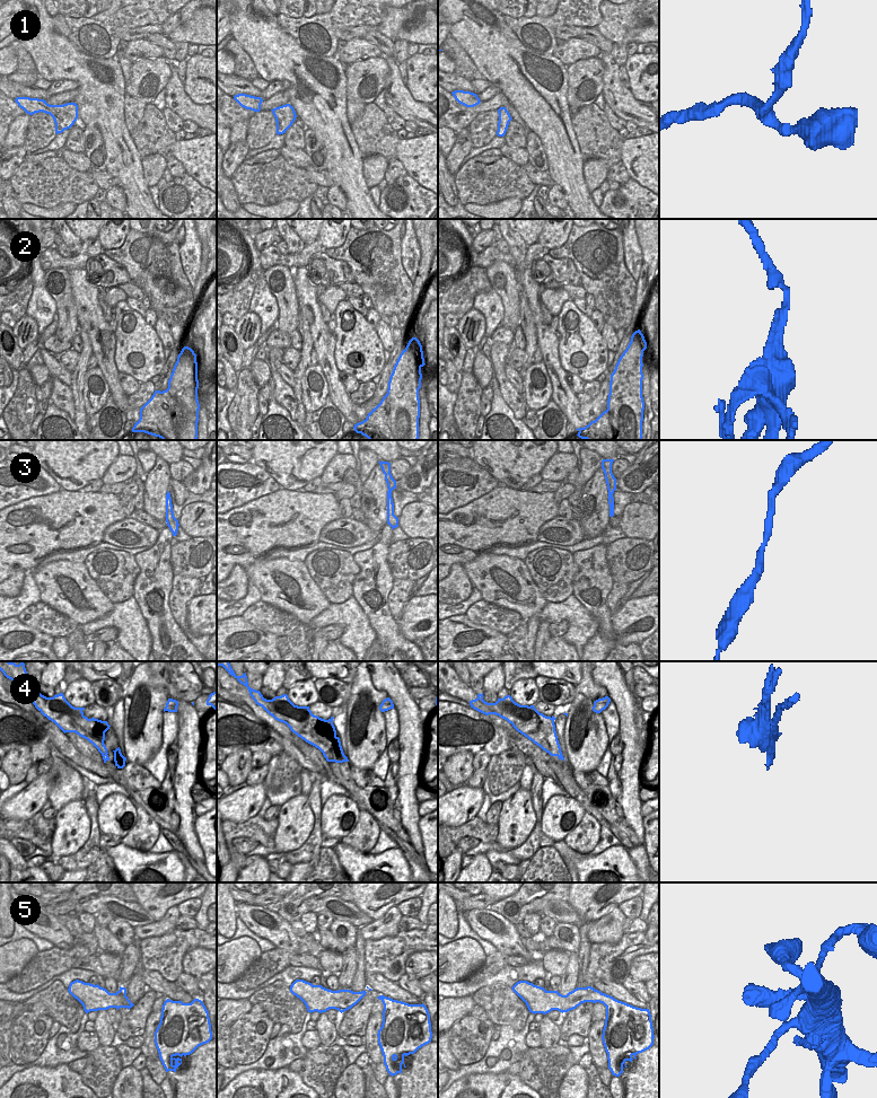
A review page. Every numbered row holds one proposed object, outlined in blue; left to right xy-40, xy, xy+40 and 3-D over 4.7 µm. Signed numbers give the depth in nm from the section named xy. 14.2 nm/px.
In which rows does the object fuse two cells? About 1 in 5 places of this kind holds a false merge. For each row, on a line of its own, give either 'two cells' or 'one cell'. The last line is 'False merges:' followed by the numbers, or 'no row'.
1: one cell
2: two cells
3: one cell
4: two cells
5: one cell
False merges: 2, 4

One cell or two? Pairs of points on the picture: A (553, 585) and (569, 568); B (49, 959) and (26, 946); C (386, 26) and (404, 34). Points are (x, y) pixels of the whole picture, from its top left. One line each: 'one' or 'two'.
A: one
B: two
C: two

